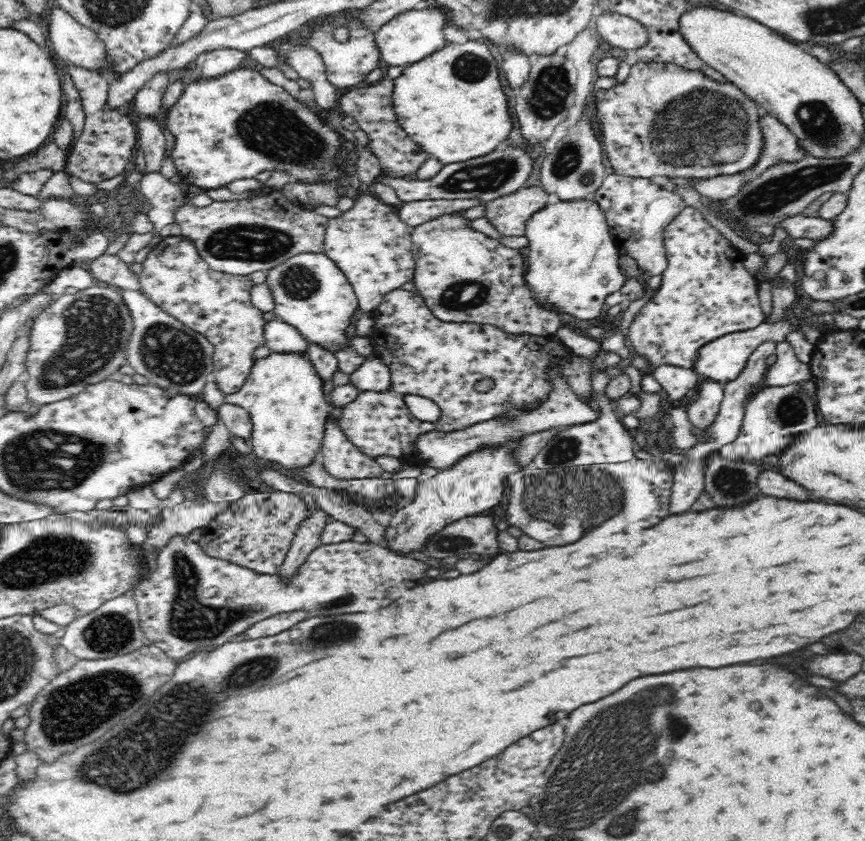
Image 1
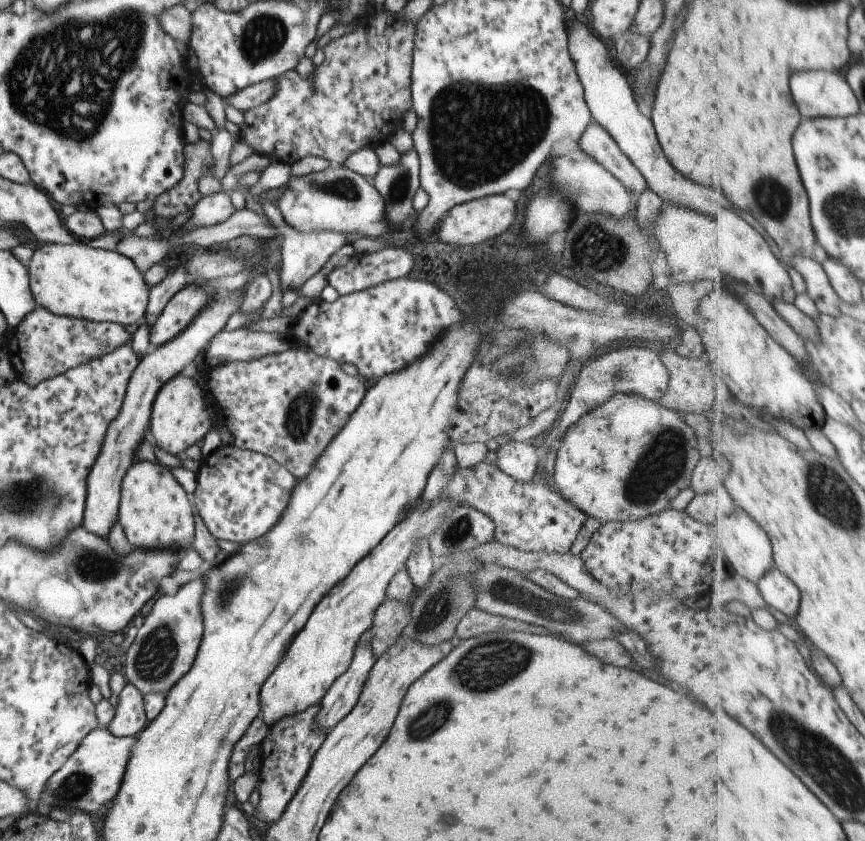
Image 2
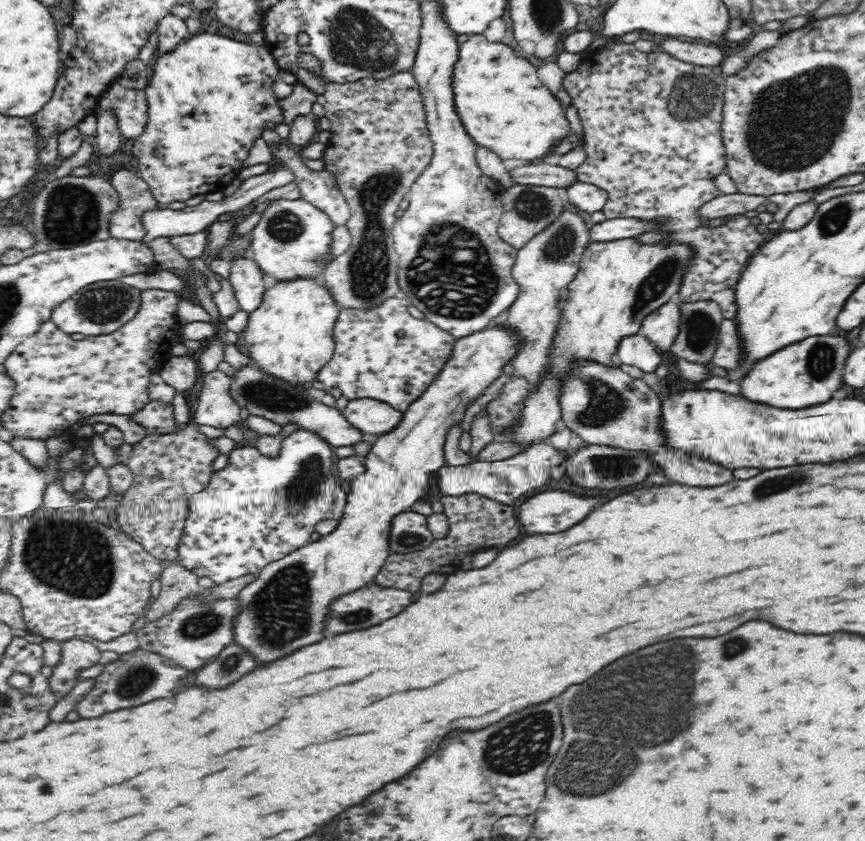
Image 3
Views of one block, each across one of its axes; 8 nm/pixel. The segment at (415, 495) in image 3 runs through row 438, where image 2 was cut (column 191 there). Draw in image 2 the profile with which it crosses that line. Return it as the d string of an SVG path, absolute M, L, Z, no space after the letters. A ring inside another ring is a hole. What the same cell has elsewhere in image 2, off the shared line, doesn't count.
M190 372L177 374L161 386L152 405L148 428L158 447L183 456L187 448L202 442L213 427L213 417L217 417L213 407L209 407L207 393Z

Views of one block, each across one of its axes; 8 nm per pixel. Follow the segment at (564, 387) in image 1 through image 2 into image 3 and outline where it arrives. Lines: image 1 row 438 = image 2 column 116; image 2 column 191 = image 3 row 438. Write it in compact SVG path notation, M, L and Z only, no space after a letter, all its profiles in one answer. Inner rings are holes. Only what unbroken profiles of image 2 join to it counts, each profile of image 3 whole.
M255 363L236 369L230 381L230 395L233 396L236 405L246 408L250 416L268 418L278 425L284 426L289 422L296 424L296 429L308 429L322 437L324 441L333 447L352 446L369 439L360 429L354 427L344 416L343 411L336 406L326 406L310 396L311 386L290 384L279 378L274 378L260 370Z

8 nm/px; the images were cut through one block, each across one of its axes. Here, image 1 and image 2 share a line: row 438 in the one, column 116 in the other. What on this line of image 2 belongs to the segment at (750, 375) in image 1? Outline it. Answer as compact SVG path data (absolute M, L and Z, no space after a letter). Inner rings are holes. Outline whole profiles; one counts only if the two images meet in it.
M132 684L127 685L114 697L115 713L106 727L119 737L131 737L138 734L148 724L143 696Z

